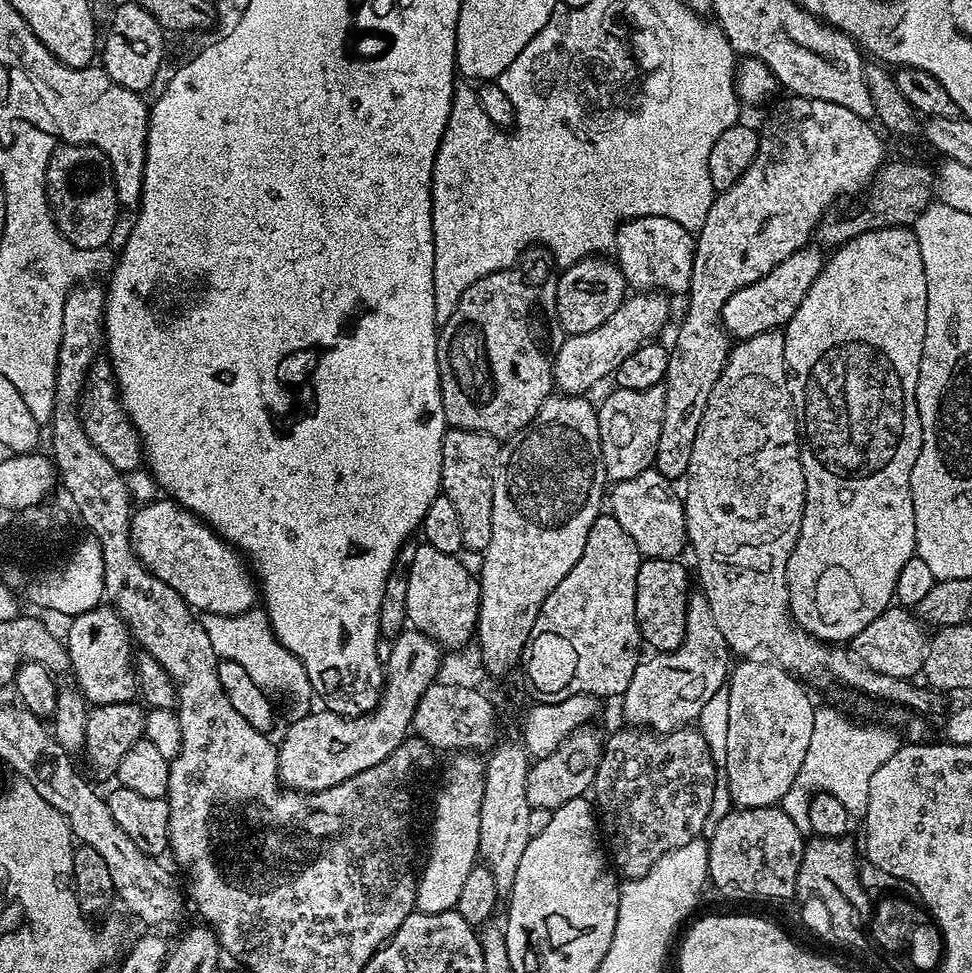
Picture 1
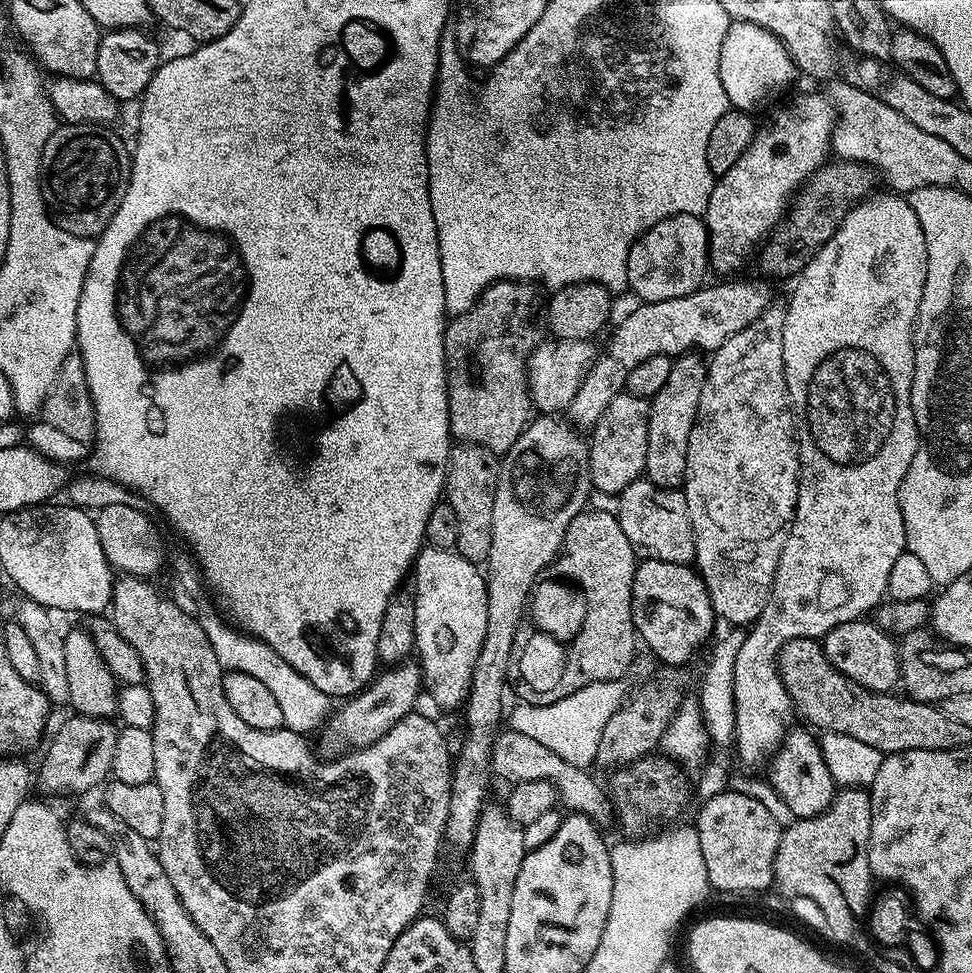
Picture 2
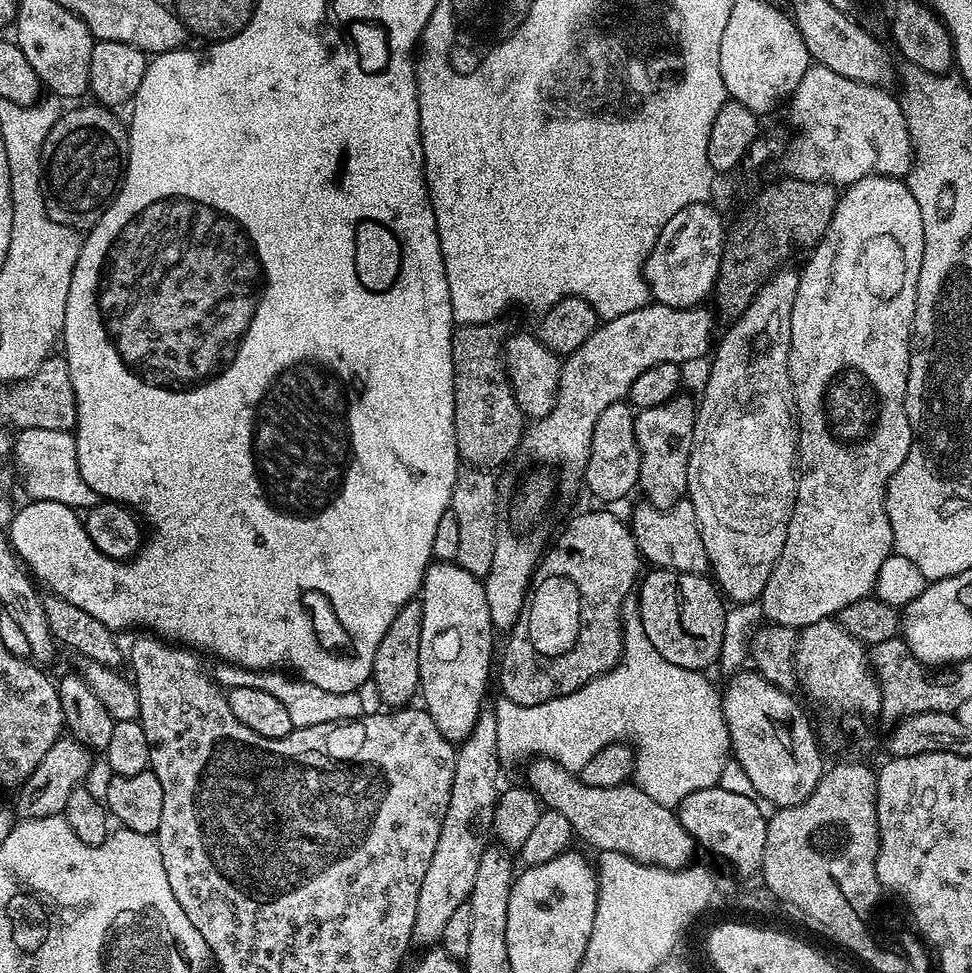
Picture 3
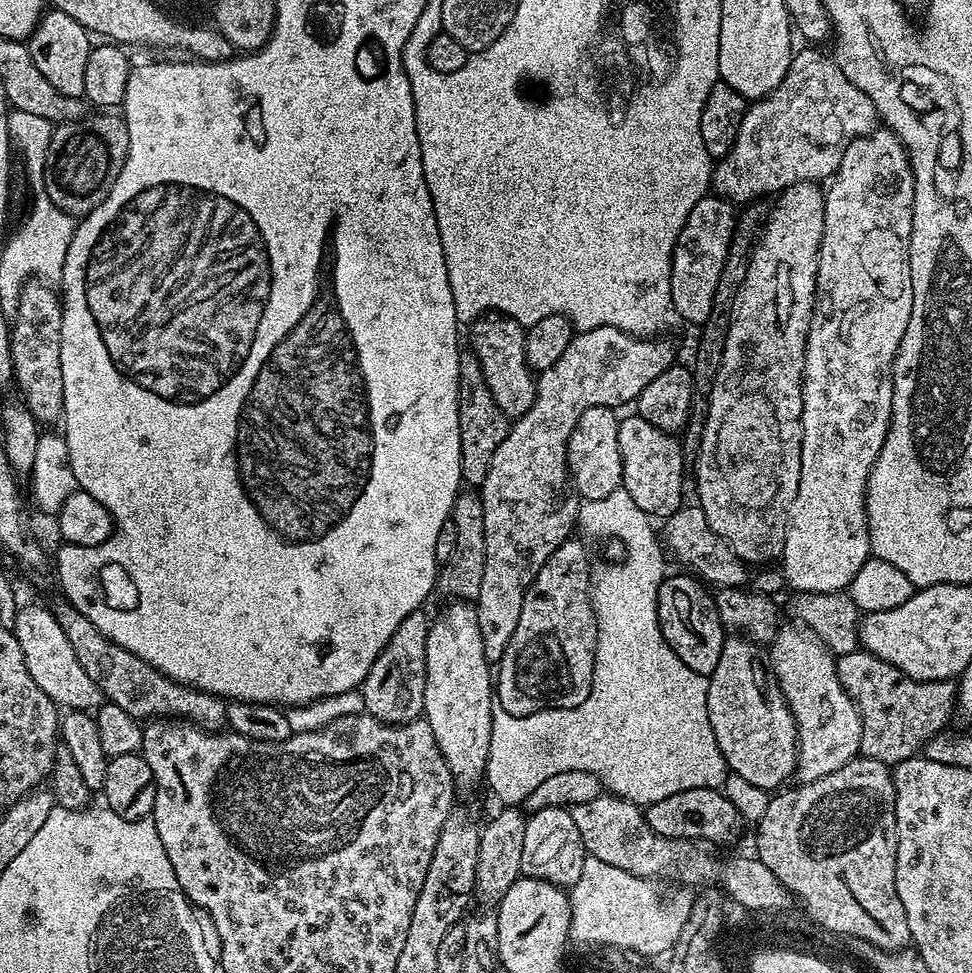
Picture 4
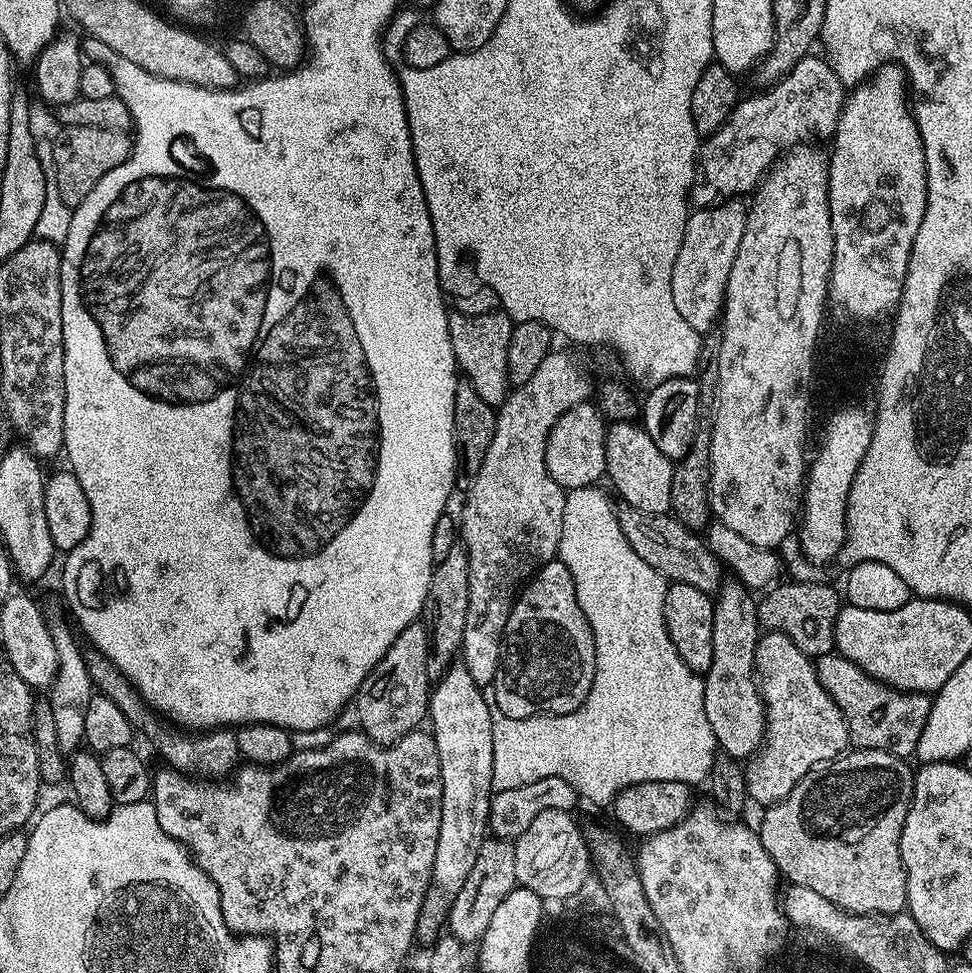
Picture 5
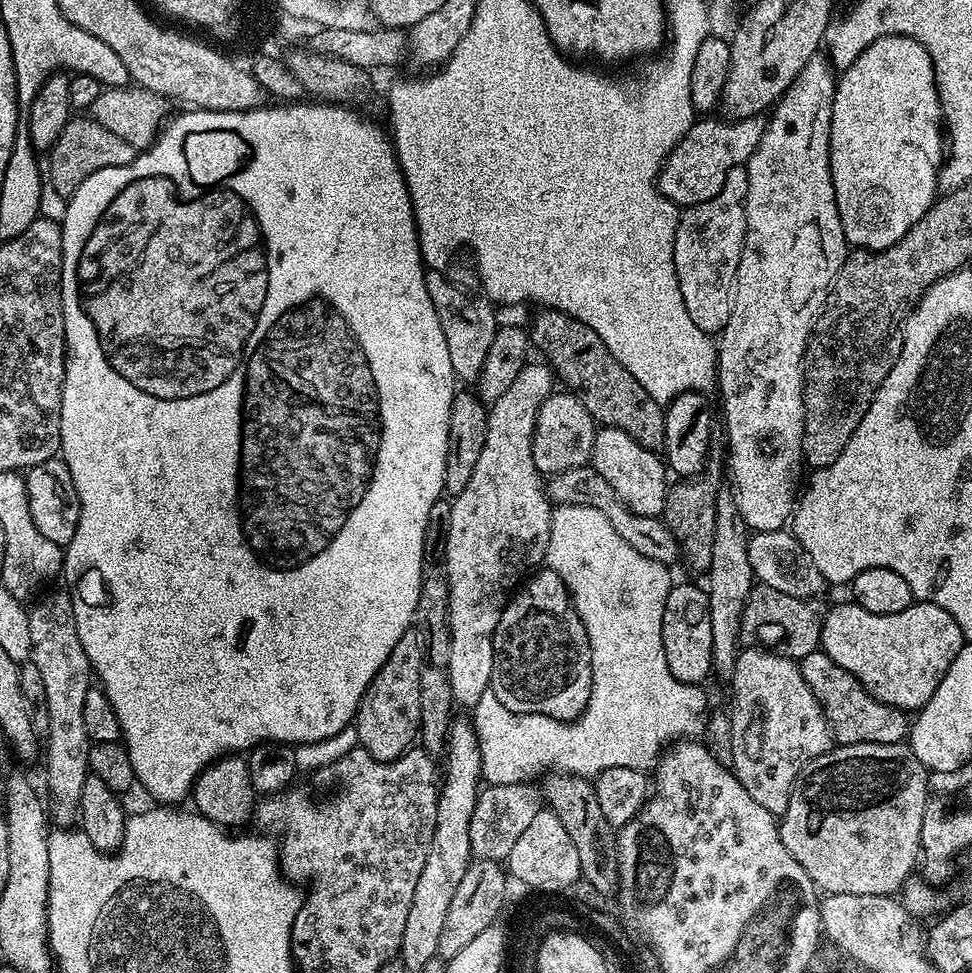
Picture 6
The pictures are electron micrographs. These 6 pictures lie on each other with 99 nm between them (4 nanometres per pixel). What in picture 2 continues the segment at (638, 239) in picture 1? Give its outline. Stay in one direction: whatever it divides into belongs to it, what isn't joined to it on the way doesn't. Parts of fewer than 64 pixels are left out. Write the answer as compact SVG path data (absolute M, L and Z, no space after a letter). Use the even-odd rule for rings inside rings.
M673 216L670 227L672 248L666 237L660 236L656 241L652 241L653 237L645 234L630 250L628 288L637 296L637 301L653 304L670 298L682 298L701 287L705 283L704 275L709 275L707 223L700 216ZM671 264L672 272L644 272L644 268L668 268Z

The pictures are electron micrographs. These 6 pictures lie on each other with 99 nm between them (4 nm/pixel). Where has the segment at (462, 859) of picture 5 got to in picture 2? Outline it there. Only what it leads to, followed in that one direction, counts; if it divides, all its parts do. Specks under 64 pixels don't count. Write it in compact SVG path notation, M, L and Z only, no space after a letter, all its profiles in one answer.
M427 546L421 547L416 556L414 576L414 634L416 635L415 655L418 657L420 672L424 676L423 687L432 695L432 700L440 708L456 708L468 699L472 686L474 666L486 638L486 614L488 613L488 581L485 573L477 565L462 558L455 550L447 552Z

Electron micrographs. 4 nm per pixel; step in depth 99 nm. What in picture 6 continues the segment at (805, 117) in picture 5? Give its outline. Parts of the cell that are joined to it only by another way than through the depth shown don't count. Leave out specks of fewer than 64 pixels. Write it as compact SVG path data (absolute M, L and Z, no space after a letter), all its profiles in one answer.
M760 116L750 118L712 118L697 119L686 130L678 142L675 152L671 152L660 165L660 175L656 177L656 186L671 204L681 209L692 208L702 202L710 202L726 182L730 170L747 165L754 154L758 142L762 142L765 121Z

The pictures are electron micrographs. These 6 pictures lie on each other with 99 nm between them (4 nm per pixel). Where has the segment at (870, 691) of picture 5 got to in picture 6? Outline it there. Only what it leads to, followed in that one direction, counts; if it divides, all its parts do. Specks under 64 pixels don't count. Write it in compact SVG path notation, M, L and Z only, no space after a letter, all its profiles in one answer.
M822 650L806 654L806 658L798 661L802 678L806 678L806 686L810 686L810 694L818 698L818 706L822 706L824 717L837 745L861 744L902 744L908 739L910 716L903 708L895 708L886 702L870 695L834 658L830 658Z

